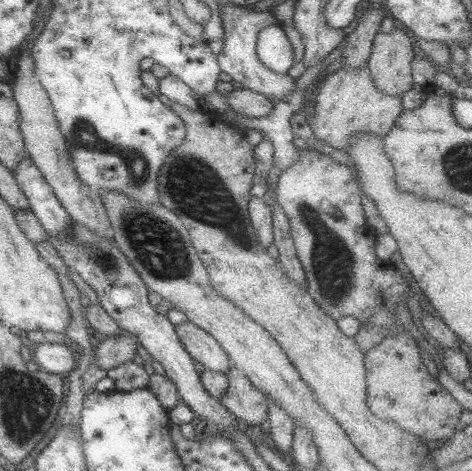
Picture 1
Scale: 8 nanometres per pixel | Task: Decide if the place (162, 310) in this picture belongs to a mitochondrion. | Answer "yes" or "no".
no

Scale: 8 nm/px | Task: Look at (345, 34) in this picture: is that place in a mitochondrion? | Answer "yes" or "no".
no

